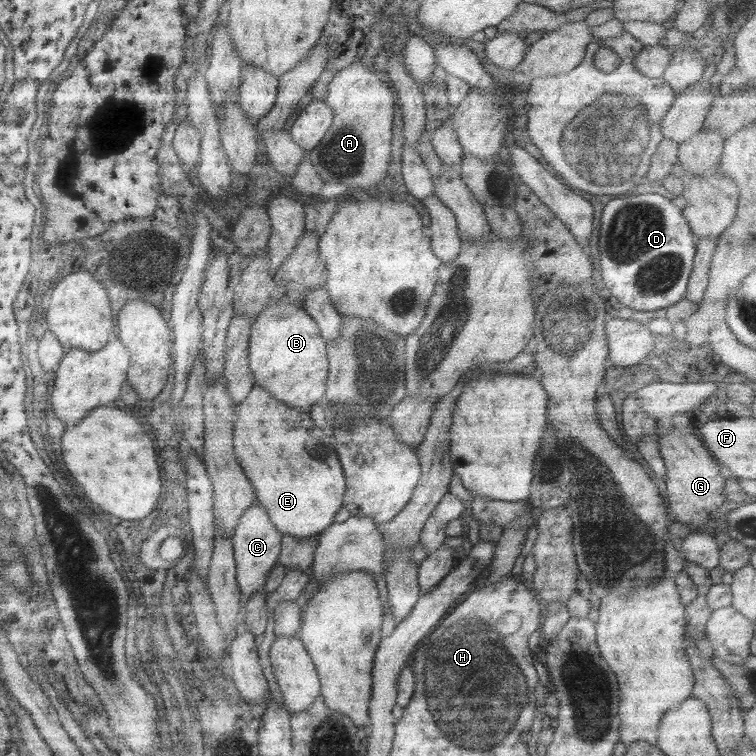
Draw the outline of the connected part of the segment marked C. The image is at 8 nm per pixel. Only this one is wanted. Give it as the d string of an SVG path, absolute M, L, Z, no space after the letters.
M251 503L243 514L237 519L237 525L231 535L232 557L234 558L234 577L236 586L240 591L240 599L244 602L253 594L264 594L264 581L269 575L269 569L278 564L281 534L259 504Z

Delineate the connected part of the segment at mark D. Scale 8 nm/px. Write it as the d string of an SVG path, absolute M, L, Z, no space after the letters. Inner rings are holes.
M639 194L639 196L625 196L625 198L613 198L613 200L609 200L603 206L601 214L599 214L599 242L597 242L597 246L599 246L601 283L605 286L605 292L609 292L611 298L615 298L619 304L623 304L623 306L627 306L631 310L643 310L643 312L647 312L647 310L657 310L675 304L675 302L684 297L688 276L692 269L695 244L693 233L689 229L687 221L683 218L681 208L669 199L659 194Z

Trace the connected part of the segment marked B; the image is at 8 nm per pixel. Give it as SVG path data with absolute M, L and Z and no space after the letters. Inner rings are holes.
M285 294L263 307L251 323L247 365L253 375L253 385L291 408L307 412L309 406L324 396L328 371L326 344L315 321L299 305L291 303Z

